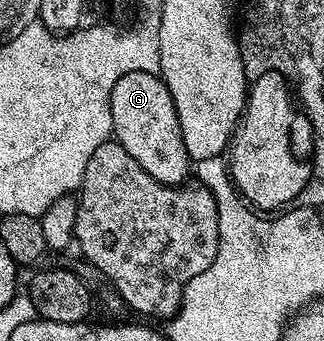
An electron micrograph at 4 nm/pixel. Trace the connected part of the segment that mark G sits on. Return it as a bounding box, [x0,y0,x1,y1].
[111,72,192,186]

